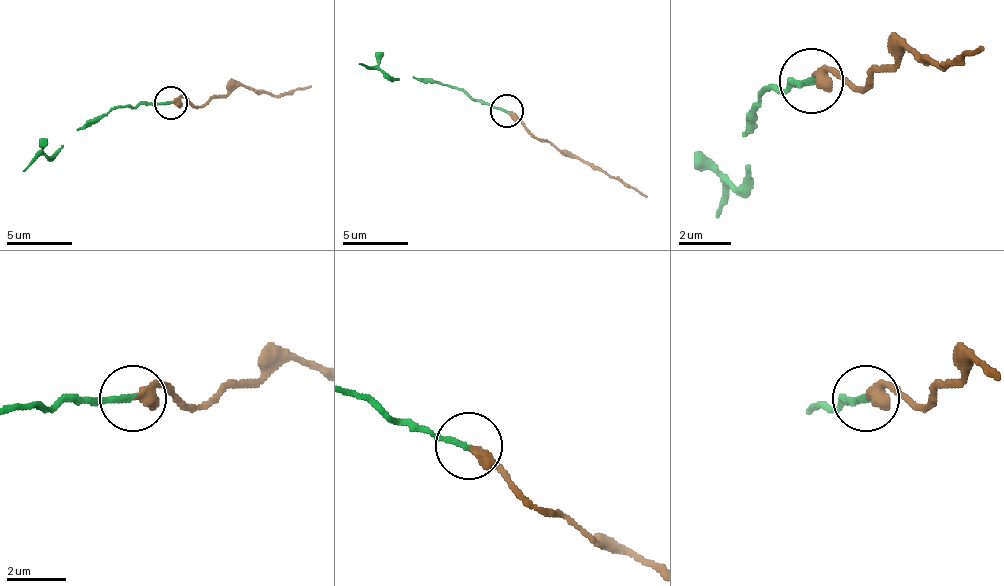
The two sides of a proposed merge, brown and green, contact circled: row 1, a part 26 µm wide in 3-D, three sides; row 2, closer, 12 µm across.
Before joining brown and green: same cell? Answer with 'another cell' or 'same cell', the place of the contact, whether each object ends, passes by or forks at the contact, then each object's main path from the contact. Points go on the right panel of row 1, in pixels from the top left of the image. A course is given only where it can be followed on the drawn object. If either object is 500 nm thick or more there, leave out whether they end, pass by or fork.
same cell; place (811, 81); brown ends; green ends; course brown (809, 79), (868, 86), (906, 47), (939, 66), (984, 47); course green (809, 79), (764, 92), (751, 112), (745, 176), (732, 189), (725, 183), (719, 215)

